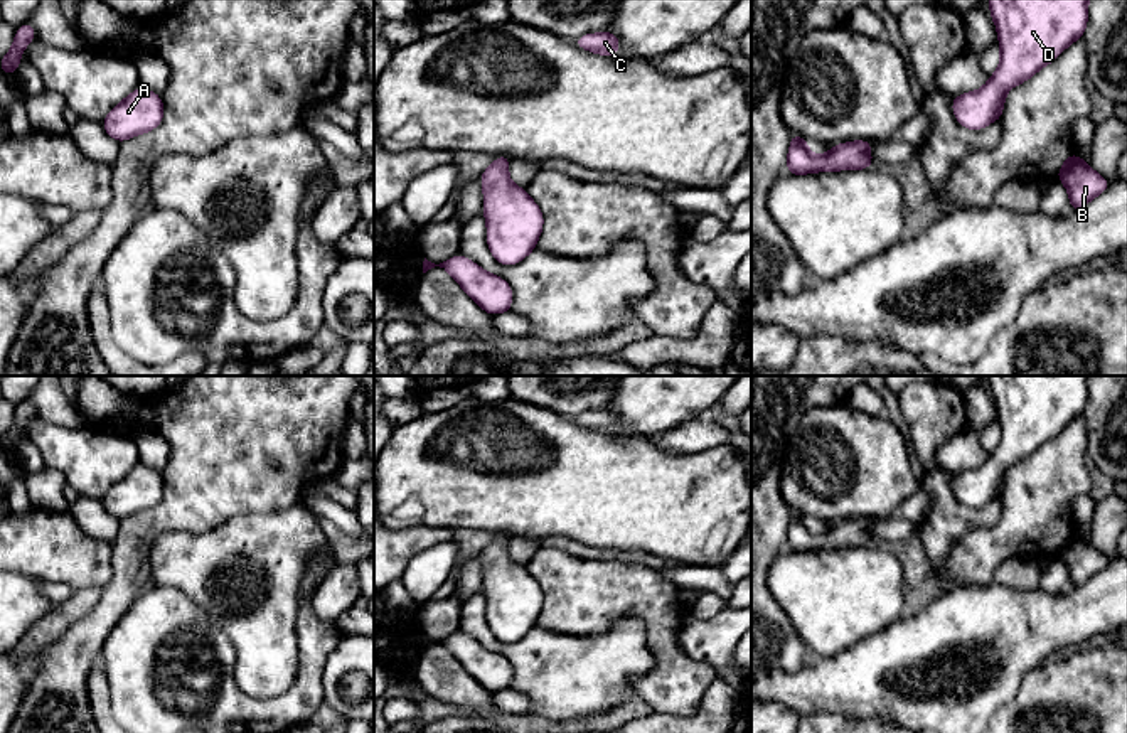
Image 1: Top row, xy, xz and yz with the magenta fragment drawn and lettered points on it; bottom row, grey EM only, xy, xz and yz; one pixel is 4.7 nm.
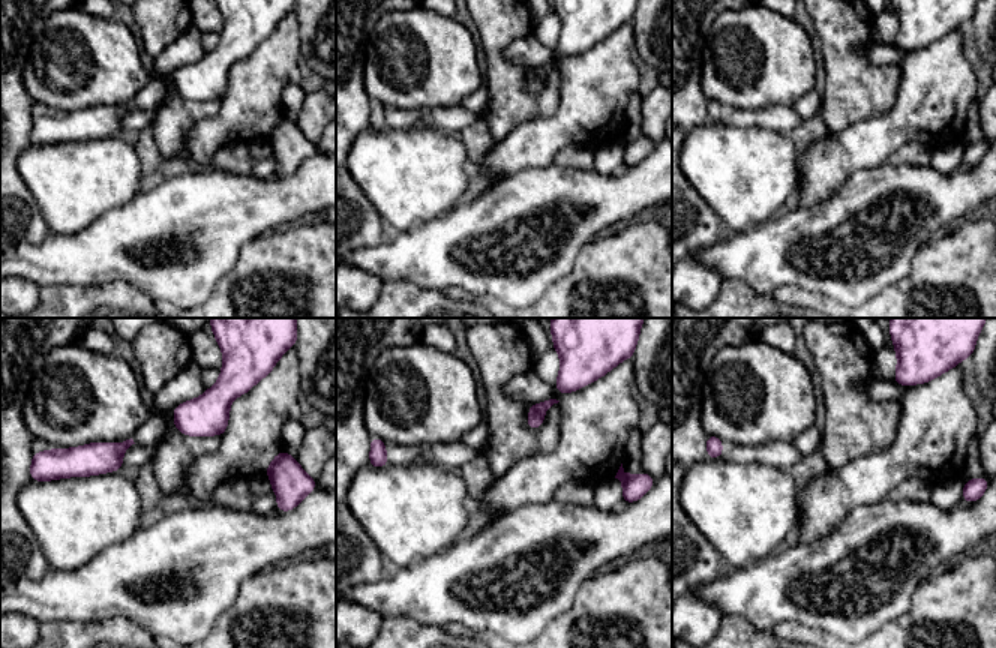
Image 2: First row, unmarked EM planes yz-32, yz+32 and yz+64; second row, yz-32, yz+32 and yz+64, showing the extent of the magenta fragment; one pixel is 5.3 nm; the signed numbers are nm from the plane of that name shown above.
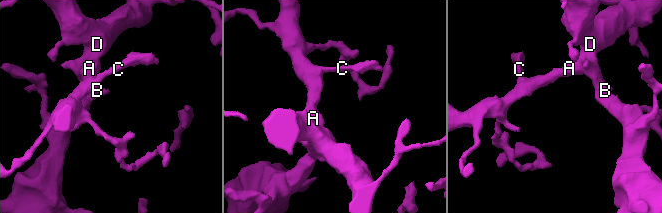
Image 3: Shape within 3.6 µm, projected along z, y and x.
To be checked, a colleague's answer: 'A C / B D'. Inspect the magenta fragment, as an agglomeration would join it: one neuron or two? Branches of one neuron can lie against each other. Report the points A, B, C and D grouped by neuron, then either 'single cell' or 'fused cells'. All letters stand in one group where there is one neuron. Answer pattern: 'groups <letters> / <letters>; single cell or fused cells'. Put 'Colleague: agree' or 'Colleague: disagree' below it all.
groups A B C D; single cell
Colleague: disagree

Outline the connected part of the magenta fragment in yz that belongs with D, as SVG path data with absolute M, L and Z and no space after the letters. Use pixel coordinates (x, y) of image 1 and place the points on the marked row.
M989 0L989 8L999 34L1001 62L979 91L953 96L953 115L967 130L1002 120L1007 91L1083 39L1088 20L1088 0Z

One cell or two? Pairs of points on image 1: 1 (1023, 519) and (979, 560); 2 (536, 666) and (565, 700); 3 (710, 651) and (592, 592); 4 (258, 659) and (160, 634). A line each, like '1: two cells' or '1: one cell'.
1: one cell
2: one cell
3: two cells
4: two cells

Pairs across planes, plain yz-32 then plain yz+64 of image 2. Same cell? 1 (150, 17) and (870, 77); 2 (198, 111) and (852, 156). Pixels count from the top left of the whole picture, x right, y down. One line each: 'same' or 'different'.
1: same
2: different

